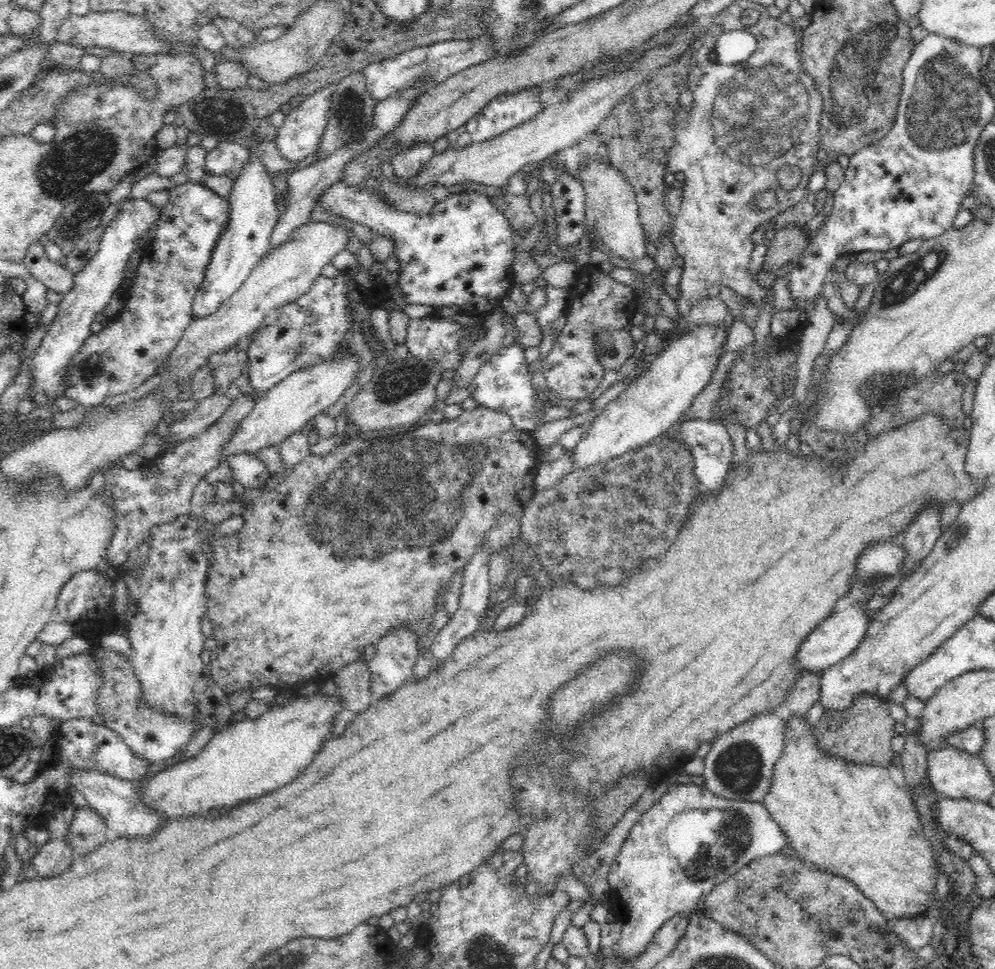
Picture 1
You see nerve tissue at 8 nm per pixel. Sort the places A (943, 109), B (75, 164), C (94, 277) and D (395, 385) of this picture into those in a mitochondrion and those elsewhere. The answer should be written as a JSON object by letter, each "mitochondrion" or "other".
{"A":"mitochondrion","B":"mitochondrion","C":"other","D":"mitochondrion"}

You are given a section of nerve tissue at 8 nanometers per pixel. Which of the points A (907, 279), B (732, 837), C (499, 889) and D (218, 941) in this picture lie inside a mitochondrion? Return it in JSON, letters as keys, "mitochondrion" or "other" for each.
{"A":"mitochondrion","B":"mitochondrion","C":"other","D":"other"}

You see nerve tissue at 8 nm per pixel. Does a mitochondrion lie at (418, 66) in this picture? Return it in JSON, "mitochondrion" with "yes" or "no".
{"mitochondrion":"yes"}

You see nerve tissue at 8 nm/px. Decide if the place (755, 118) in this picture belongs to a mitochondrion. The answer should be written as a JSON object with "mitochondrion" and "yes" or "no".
{"mitochondrion":"yes"}

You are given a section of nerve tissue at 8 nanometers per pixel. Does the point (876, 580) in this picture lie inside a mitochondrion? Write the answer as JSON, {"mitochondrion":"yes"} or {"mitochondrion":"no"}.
{"mitochondrion":"yes"}

